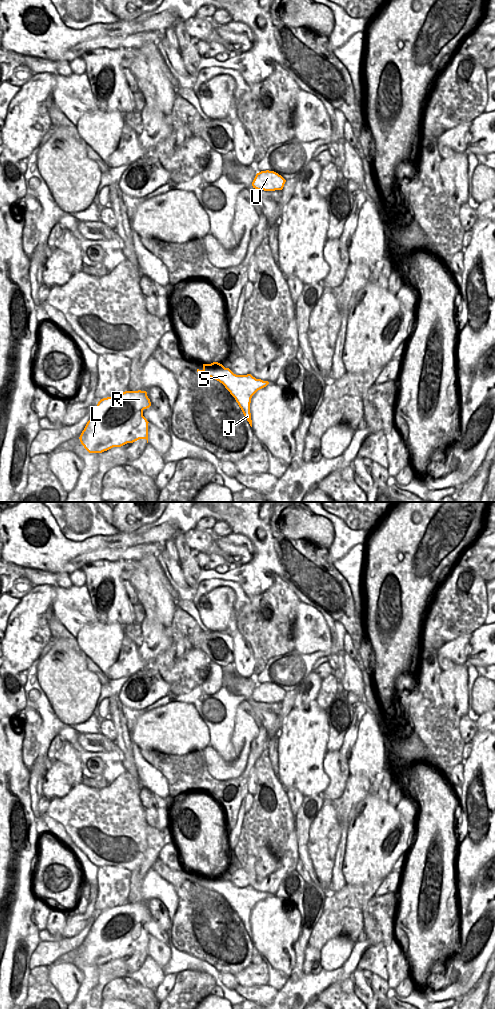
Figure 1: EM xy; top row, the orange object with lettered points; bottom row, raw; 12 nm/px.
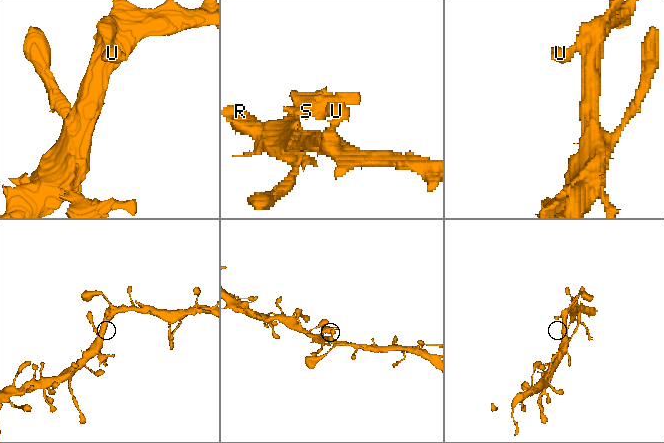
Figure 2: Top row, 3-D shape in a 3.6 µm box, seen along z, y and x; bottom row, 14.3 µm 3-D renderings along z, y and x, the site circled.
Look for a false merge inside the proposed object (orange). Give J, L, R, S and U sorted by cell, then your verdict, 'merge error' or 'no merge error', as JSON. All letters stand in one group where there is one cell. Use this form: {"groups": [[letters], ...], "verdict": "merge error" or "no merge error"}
{"groups": [["J", "S"], ["L", "R", "U"]], "verdict": "merge error"}

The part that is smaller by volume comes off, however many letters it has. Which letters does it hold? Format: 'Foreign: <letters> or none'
Foreign: J, S.

